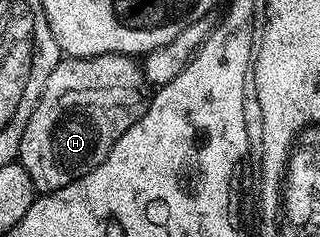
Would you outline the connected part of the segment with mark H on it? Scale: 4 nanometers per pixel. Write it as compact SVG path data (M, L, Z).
M102 54L96 58L64 57L53 68L53 72L49 76L49 80L45 84L45 88L29 116L29 124L25 124L25 132L21 136L17 161L25 168L25 172L29 172L36 191L50 192L57 188L65 188L65 184L73 184L73 180L85 176L85 172L93 172L93 168L97 168L97 164L101 164L105 160L105 156L109 156L113 144L117 144L117 140L121 140L121 136L125 132L129 132L129 128L133 128L133 124L137 124L141 120L141 116L147 113L147 104L152 97L153 94L149 89L149 81L144 73L144 67L134 57L126 54Z

